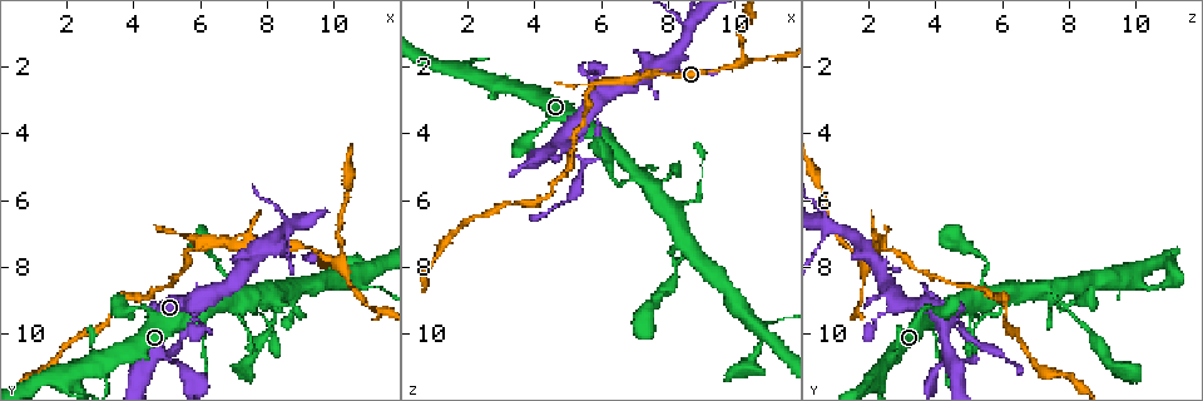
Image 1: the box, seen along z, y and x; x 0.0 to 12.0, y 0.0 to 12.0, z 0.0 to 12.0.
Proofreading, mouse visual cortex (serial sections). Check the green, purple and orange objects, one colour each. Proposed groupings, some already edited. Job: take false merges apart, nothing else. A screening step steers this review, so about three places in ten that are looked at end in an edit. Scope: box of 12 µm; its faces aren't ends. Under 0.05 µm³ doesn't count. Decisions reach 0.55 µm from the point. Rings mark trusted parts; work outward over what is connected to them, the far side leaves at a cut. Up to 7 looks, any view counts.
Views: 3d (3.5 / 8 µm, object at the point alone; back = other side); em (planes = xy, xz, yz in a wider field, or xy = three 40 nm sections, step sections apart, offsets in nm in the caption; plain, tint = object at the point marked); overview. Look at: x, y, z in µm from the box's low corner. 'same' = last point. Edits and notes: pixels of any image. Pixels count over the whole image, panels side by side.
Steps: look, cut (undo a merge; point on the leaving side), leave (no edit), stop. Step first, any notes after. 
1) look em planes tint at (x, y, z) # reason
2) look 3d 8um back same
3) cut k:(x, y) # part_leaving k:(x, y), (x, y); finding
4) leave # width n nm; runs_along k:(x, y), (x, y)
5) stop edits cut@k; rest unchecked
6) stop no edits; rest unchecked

look 3d 3.5um at (7.5, 7.3, 2.3) # sudden change in width

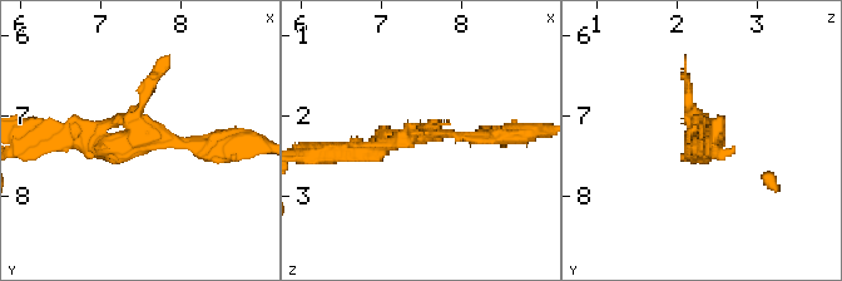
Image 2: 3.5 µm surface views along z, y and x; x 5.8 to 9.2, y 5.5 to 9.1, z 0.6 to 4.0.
look em xy step 3 tint at (7.50, 7.30, 2.20)

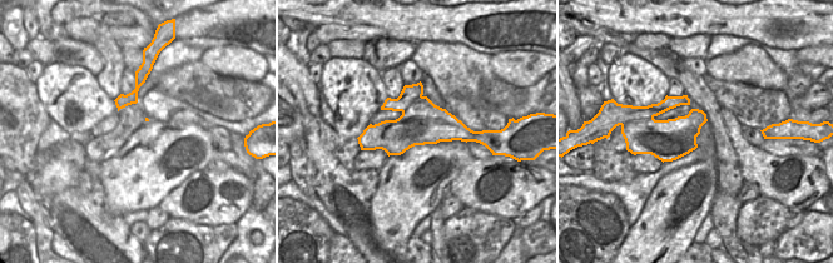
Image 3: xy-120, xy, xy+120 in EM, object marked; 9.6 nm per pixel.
cut 2:(157, 73) # a second cell is stuck on

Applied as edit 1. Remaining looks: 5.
look overview

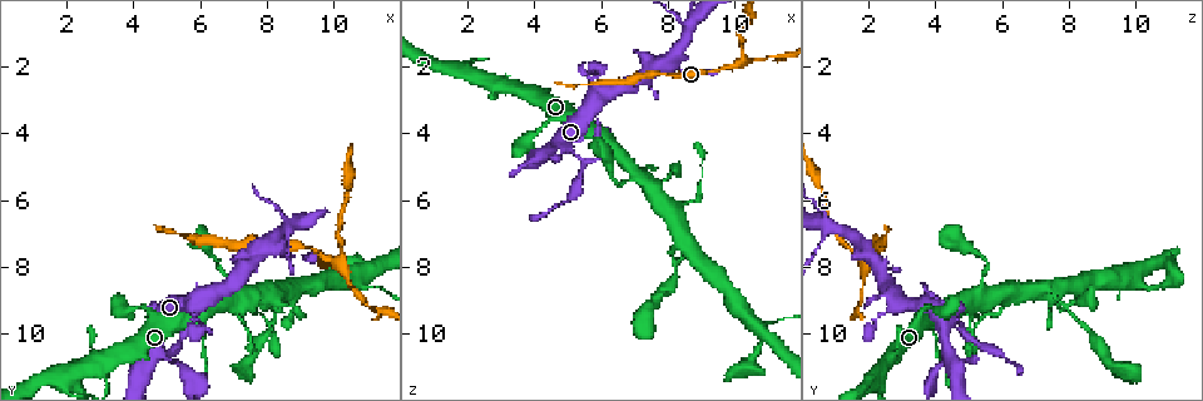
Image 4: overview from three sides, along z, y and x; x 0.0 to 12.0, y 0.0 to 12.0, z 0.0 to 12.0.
look 3d 3.5um at (8.7, 6.6, 0.9) # looks like a crossing

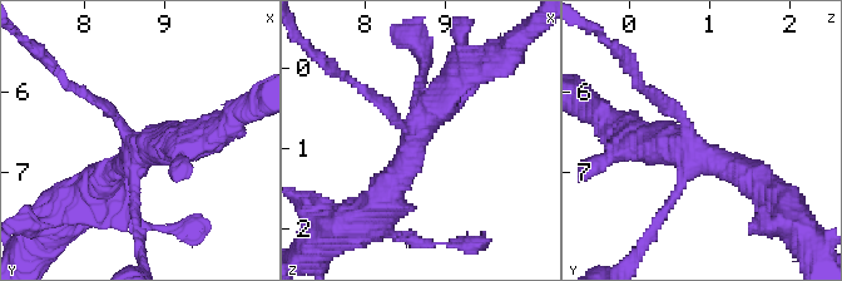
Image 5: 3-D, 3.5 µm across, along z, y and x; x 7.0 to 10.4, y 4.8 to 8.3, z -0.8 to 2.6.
look em xy step 1 tint at (8.65, 6.70, 0.85) # arms 4; arm_widths 150, 150, 350, 450 nm; shape alone is not enough

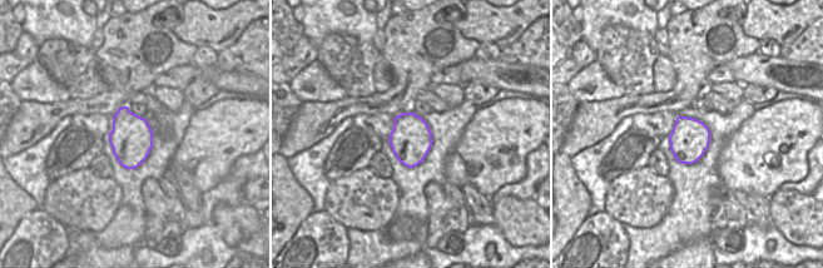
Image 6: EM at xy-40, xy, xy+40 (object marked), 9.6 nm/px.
cut 5:(374, 98) # two cells meet here

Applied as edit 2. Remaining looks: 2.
stop edits cut@2, cut@5; rest unchecked

